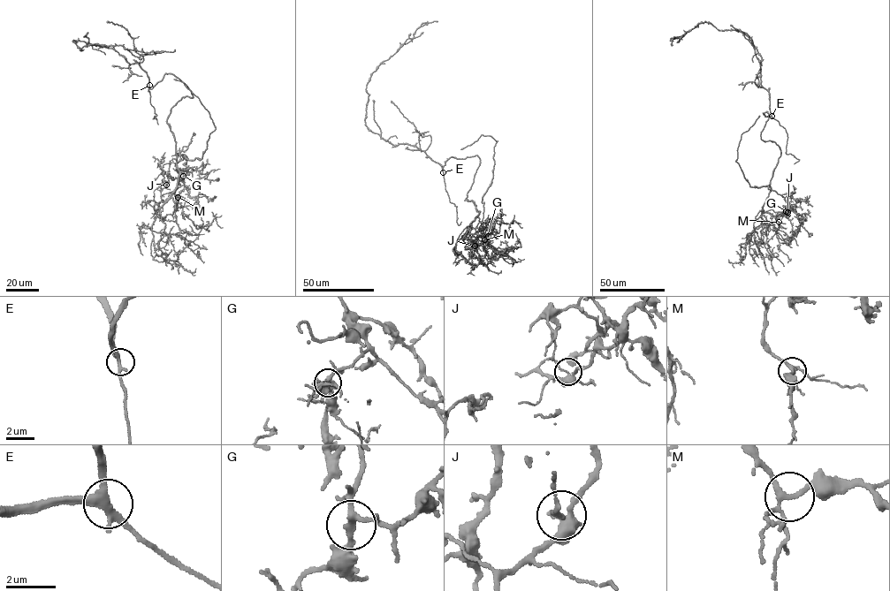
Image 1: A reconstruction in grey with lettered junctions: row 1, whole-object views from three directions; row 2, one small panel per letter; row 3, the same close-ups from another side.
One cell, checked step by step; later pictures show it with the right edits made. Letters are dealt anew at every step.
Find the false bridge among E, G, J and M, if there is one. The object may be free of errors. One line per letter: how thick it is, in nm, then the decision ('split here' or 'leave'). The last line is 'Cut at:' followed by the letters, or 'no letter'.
E: calibre 260 nm; leave
G: calibre 200 nm; leave
J: calibre 320 nm; split here
M: calibre 180 nm; leave
Cut at: J

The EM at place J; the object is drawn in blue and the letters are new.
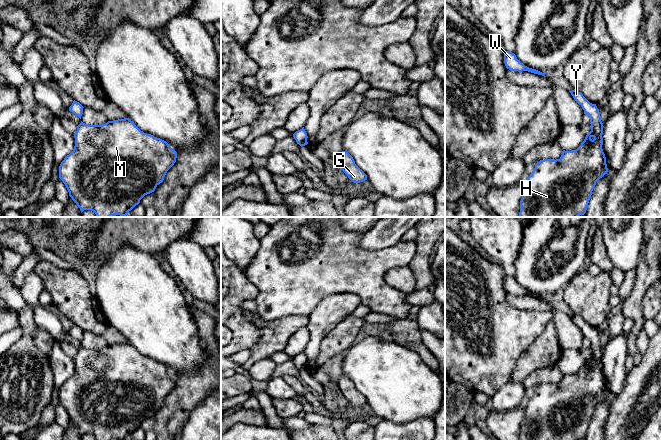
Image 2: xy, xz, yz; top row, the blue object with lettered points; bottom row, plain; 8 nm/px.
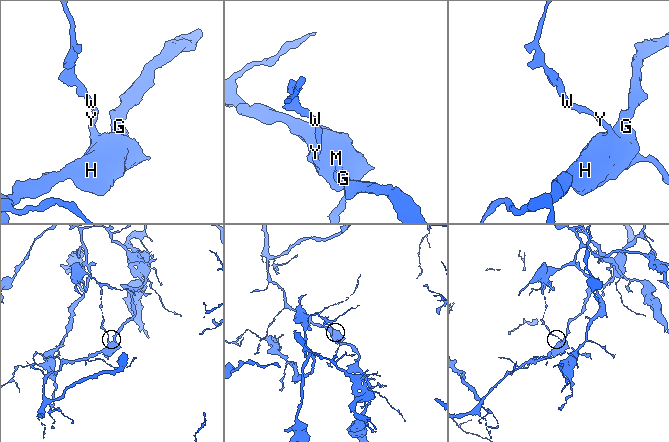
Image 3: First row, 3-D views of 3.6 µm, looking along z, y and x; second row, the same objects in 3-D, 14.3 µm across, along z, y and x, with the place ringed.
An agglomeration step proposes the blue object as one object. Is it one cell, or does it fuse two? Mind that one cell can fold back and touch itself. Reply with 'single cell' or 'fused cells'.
fused cells

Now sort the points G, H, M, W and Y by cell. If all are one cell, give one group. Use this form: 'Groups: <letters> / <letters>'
Groups: G H M / W Y

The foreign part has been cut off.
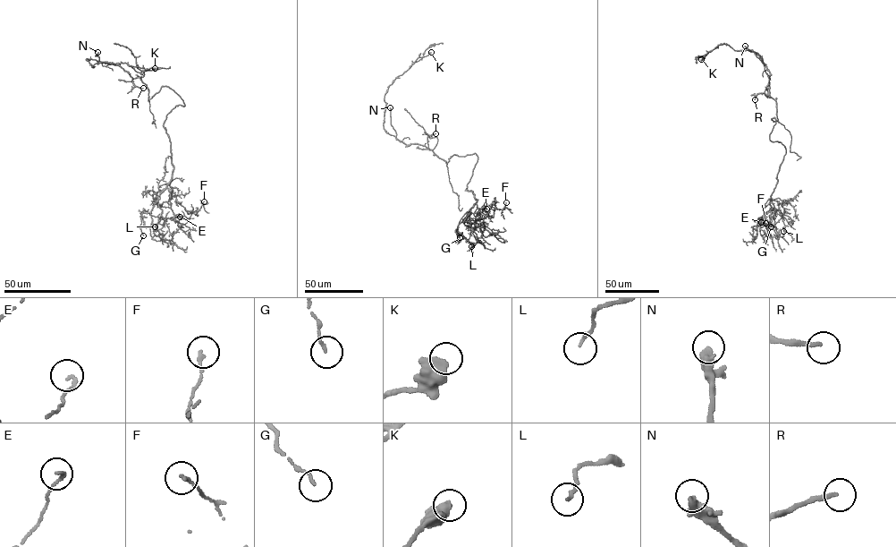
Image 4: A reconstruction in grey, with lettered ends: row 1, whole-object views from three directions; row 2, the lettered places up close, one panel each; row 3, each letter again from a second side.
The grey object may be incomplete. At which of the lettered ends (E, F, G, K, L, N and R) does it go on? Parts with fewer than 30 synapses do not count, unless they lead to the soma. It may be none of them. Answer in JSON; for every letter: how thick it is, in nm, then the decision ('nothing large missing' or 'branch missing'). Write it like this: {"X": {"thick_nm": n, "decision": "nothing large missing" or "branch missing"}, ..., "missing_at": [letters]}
{"E": {"thick_nm": 130, "decision": "nothing large missing"}, "F": {"thick_nm": 130, "decision": "nothing large missing"}, "G": {"thick_nm": 120, "decision": "nothing large missing"}, "K": {"thick_nm": 460, "decision": "nothing large missing"}, "L": {"thick_nm": 130, "decision": "nothing large missing"}, "N": {"thick_nm": 400, "decision": "branch missing"}, "R": {"thick_nm": 170, "decision": "branch missing"}, "missing_at": ["N", "R"]}

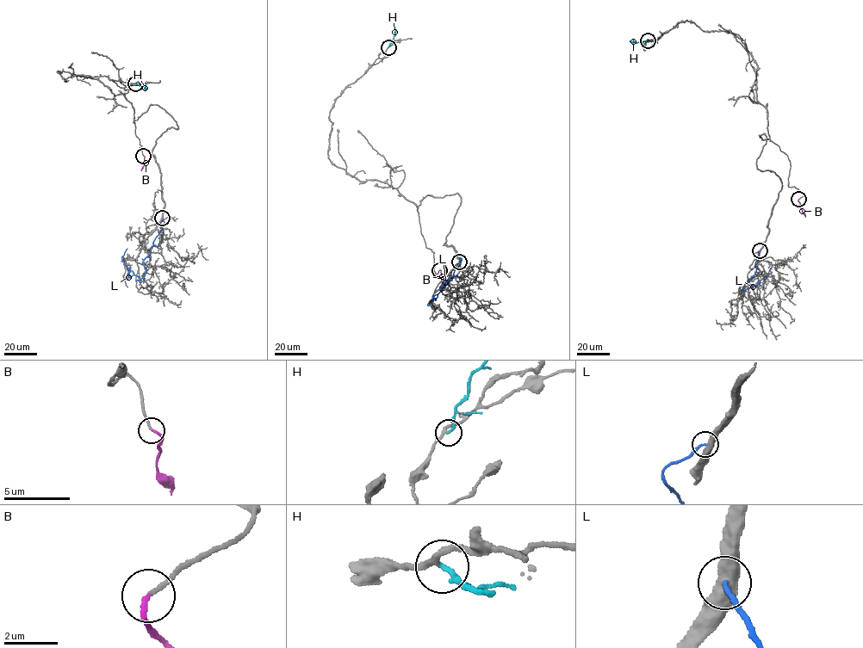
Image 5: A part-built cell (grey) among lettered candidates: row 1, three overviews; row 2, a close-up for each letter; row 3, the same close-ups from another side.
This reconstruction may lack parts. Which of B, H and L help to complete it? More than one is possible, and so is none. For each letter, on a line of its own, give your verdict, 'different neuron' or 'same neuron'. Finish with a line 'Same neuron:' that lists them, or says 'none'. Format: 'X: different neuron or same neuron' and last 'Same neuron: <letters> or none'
B: same neuron
H: different neuron
L: different neuron
Same neuron: B

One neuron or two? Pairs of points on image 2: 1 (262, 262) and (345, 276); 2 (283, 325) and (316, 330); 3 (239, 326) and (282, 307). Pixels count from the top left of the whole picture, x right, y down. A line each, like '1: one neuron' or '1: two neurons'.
1: one neuron
2: two neurons
3: two neurons

